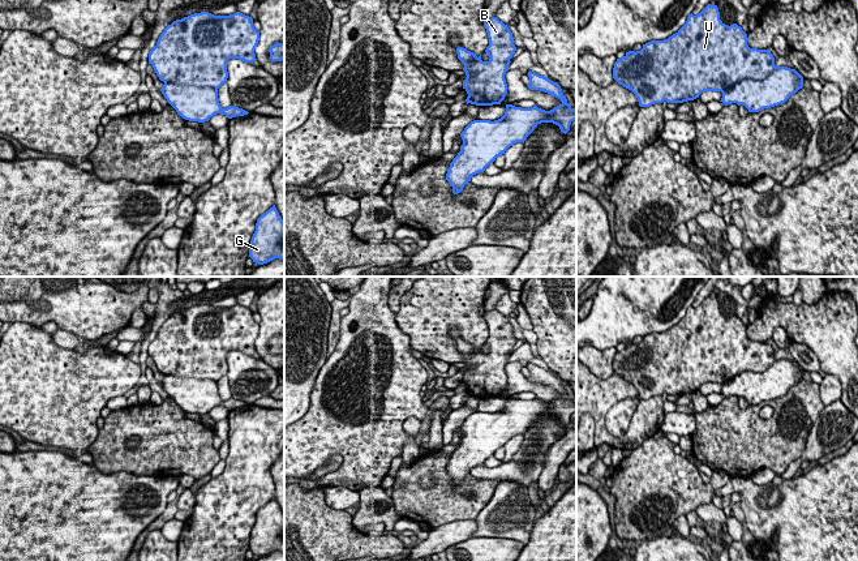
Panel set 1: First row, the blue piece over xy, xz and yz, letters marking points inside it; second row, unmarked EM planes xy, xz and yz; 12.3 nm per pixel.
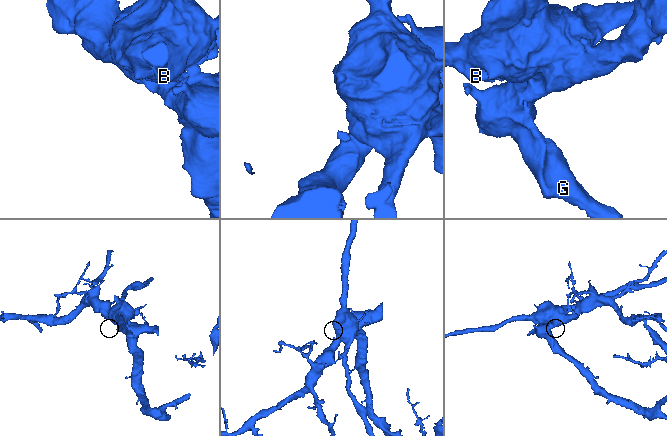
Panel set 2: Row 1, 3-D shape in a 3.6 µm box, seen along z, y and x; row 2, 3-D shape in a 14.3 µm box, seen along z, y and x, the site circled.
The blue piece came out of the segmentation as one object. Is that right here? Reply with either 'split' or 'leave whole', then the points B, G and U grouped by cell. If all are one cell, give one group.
split | B U / G

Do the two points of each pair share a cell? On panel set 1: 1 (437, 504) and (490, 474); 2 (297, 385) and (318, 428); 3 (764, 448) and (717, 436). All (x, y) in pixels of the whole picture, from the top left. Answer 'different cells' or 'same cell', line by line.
1: different cells
2: different cells
3: same cell

